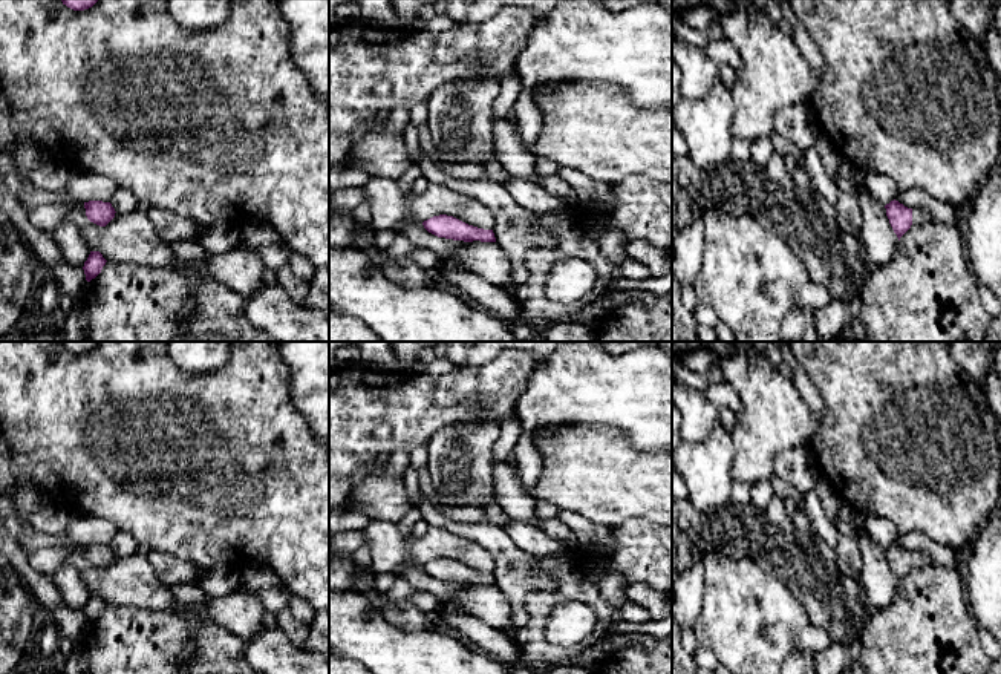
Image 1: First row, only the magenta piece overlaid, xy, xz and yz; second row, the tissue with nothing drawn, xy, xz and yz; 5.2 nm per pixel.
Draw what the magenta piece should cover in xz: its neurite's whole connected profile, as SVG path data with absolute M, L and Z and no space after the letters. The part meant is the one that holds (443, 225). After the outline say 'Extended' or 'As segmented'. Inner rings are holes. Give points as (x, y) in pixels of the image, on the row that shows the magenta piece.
M447 214L433 216L424 221L422 225L438 237L464 242L496 242L493 230L478 228Z. As segmented

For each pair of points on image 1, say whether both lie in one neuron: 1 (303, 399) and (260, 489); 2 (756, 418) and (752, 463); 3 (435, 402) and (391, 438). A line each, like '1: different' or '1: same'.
1: different
2: same
3: same

